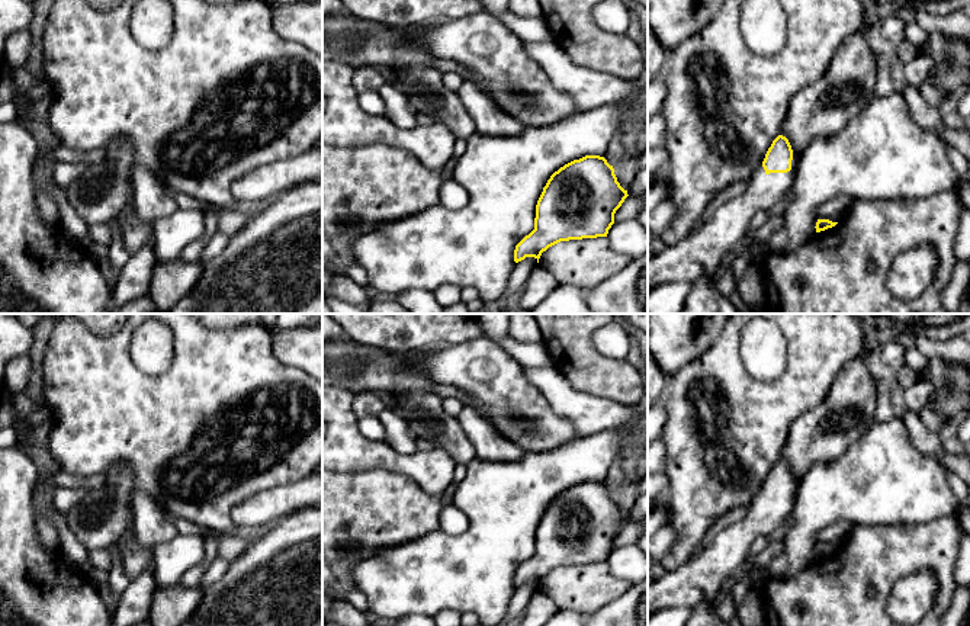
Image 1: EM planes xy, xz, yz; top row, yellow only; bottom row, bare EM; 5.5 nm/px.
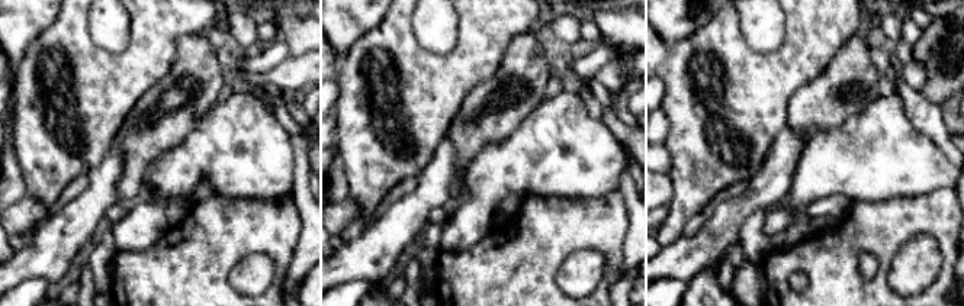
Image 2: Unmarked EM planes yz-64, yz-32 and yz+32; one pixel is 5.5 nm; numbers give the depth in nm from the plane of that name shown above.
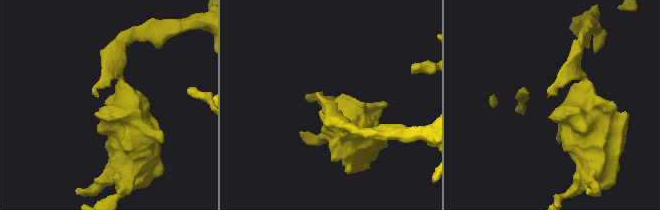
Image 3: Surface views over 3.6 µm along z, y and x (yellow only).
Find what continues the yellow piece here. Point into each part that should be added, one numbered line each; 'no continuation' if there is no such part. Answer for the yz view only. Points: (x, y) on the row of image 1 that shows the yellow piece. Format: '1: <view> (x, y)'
1: yz (699, 256)

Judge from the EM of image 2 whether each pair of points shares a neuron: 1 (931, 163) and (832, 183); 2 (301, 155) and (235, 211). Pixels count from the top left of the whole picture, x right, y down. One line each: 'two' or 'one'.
1: one
2: two

